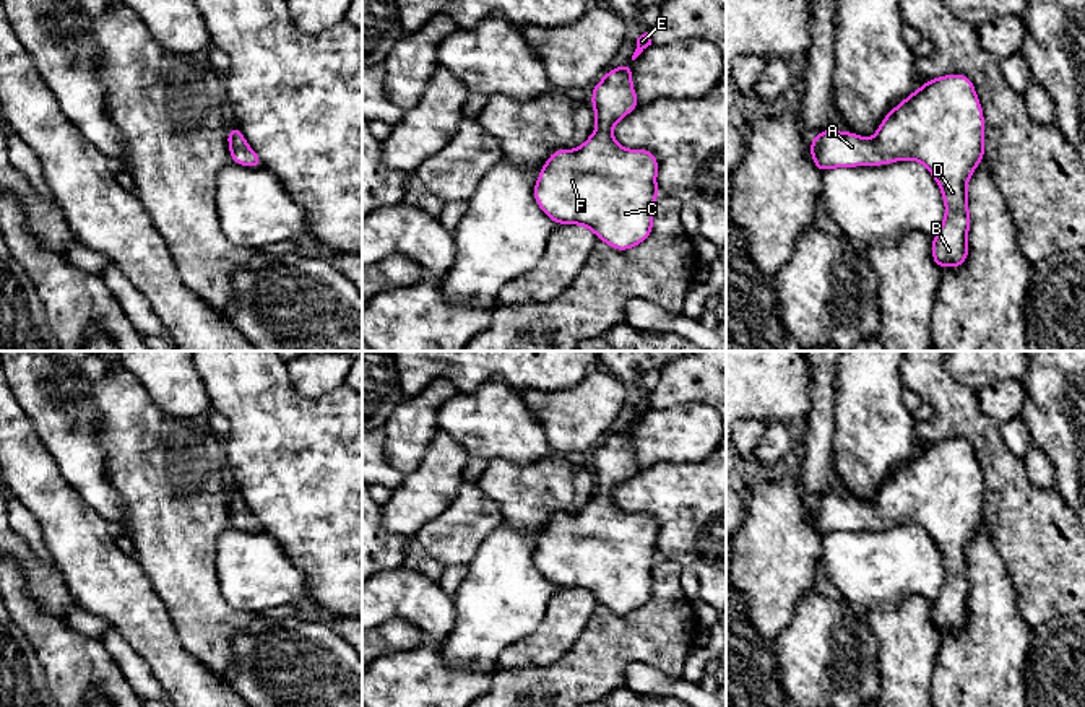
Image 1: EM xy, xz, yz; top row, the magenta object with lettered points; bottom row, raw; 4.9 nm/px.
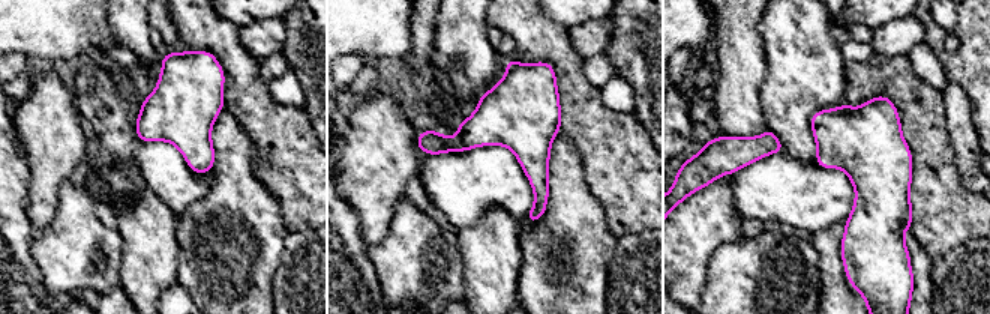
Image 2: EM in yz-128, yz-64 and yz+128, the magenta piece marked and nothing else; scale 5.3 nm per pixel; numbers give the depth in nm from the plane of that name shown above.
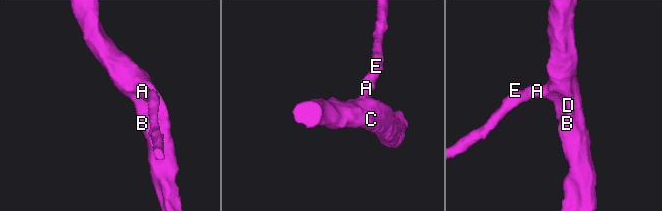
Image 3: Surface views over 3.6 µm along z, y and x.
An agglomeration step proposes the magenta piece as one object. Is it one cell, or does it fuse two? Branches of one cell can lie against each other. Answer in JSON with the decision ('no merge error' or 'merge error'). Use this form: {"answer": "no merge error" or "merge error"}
{"answer": "no merge error"}

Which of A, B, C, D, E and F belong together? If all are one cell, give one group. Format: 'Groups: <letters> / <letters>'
Groups: A B C D E F

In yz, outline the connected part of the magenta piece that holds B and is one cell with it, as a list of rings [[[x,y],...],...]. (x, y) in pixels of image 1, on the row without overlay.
[[[963,437],[944,439],[924,445],[918,455],[892,473],[871,504],[853,496],[825,492],[812,501],[811,520],[820,536],[833,531],[880,530],[901,523],[923,527],[940,551],[945,567],[945,582],[932,601],[932,624],[939,634],[955,632],[968,622],[966,549],[975,531],[984,523],[984,489],[981,466],[971,444]]]

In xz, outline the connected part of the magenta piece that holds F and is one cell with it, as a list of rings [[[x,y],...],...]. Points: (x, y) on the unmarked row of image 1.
[[[632,429],[611,432],[593,450],[591,470],[596,494],[577,514],[555,514],[544,527],[533,561],[547,582],[557,588],[581,588],[616,614],[629,614],[646,605],[653,595],[651,570],[659,561],[658,523],[648,514],[624,514],[614,502],[616,488],[640,466],[632,449]]]

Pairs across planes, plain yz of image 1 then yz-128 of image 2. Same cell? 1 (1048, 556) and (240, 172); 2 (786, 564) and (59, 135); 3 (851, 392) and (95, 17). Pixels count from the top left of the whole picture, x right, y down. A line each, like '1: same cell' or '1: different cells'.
1: different cells
2: same cell
3: different cells

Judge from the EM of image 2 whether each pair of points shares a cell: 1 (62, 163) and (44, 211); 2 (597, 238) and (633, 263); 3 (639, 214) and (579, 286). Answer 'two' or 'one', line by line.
1: one
2: two
3: two

